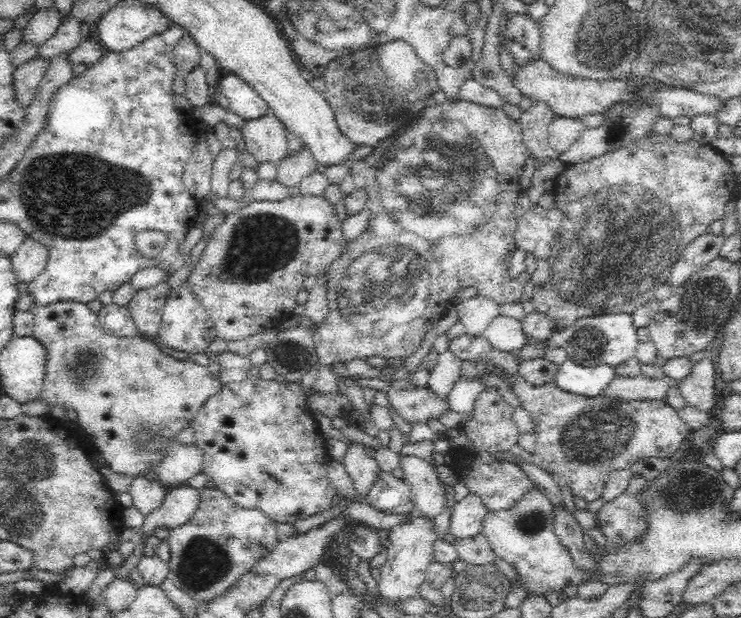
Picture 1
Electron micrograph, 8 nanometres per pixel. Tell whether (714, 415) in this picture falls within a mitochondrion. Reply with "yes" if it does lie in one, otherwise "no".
no

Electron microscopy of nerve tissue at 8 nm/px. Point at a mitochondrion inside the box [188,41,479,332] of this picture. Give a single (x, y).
(384, 285)

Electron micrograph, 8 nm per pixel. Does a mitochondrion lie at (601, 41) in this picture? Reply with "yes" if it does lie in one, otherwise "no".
yes

